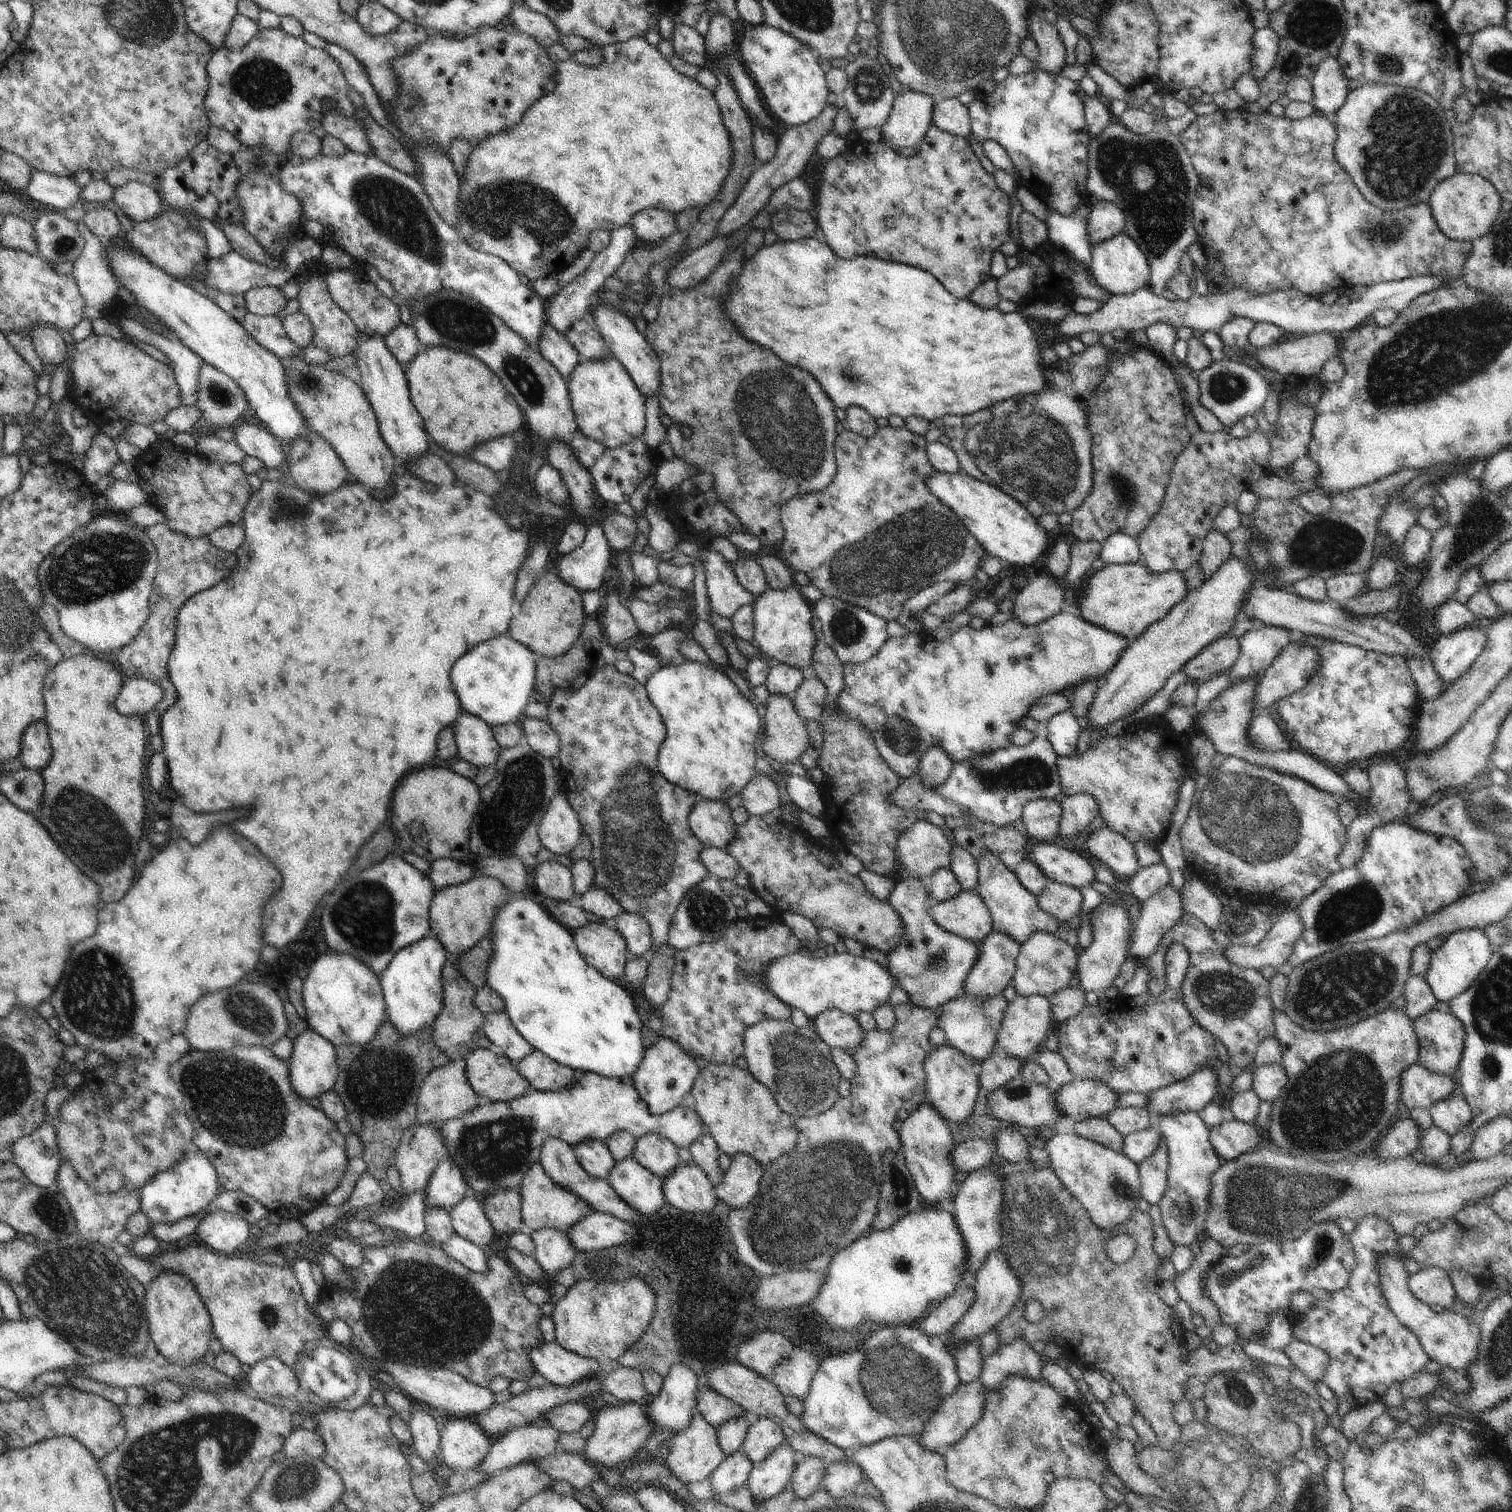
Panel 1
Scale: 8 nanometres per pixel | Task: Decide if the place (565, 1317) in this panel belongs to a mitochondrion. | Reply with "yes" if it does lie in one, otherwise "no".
no

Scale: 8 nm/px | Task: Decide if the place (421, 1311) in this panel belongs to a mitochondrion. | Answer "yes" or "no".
yes

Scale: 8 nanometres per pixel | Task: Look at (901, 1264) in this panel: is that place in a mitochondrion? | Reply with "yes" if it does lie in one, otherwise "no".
yes

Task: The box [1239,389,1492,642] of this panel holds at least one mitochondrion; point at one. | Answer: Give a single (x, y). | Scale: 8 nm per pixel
(1326, 544)

